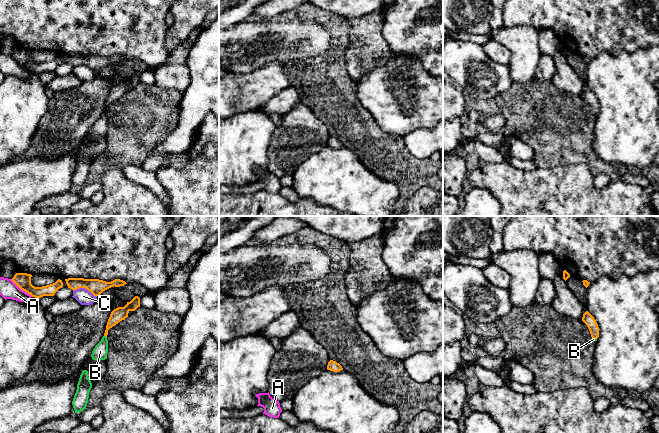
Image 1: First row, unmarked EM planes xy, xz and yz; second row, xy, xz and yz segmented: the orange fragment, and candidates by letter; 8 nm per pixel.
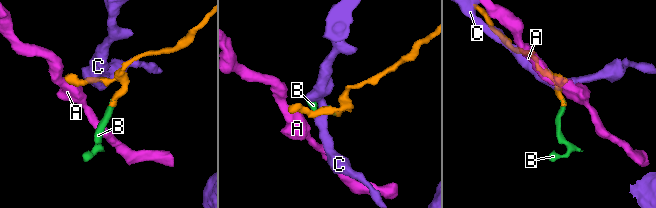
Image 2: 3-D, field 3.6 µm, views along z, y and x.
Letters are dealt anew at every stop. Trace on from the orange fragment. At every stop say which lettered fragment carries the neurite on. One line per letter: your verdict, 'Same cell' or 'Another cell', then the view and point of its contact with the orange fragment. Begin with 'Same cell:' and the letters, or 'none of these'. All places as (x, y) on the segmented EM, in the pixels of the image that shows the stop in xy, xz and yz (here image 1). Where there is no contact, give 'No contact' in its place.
Same cell: B
A: Another cell. Touches orange at xy (22, 289)
B: Same cell. Touches orange at xy (105, 335)
C: Another cell. Touches orange at xy (85, 288)

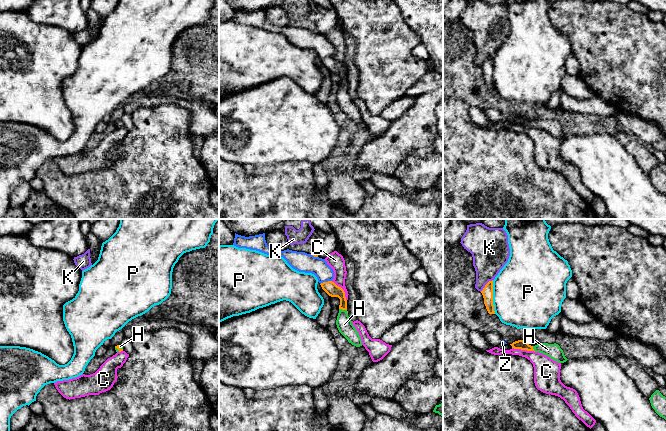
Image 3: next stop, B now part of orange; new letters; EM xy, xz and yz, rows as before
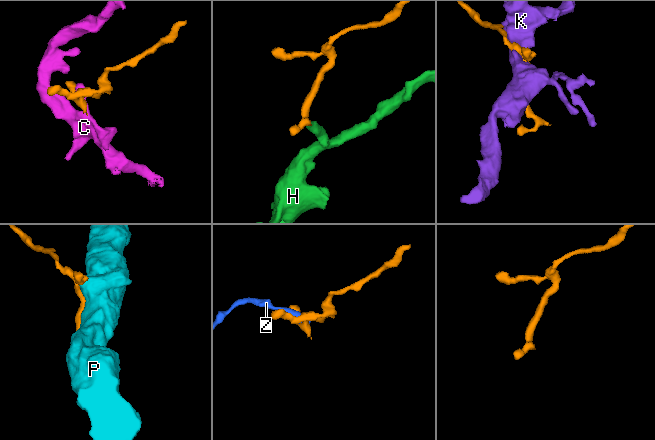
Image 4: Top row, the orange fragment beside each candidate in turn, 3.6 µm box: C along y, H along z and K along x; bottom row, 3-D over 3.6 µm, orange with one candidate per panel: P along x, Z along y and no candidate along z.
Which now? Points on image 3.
Same cell: H
C: Another cell. Touches orange at yz (523, 349)
H: Same cell. Touches orange at xz (344, 309)
K: Another cell. Touches orange at yz (485, 285)
P: Another cell. Touches orange at yz (492, 297)
Z: Another cell. Touches orange at xz (325, 282)

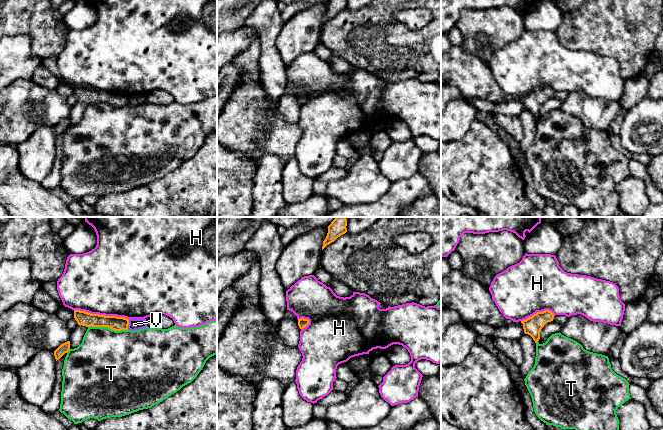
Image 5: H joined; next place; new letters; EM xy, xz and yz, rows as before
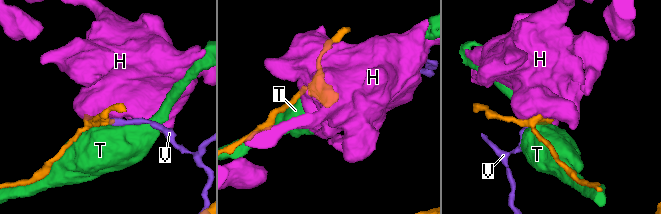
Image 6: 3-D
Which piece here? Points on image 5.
Same cell: none of these
H: Another cell. Touches orange at xy (101, 315)
T: Another cell. Touches orange at xy (108, 327)
V: Another cell. Touches orange at xy (128, 324)

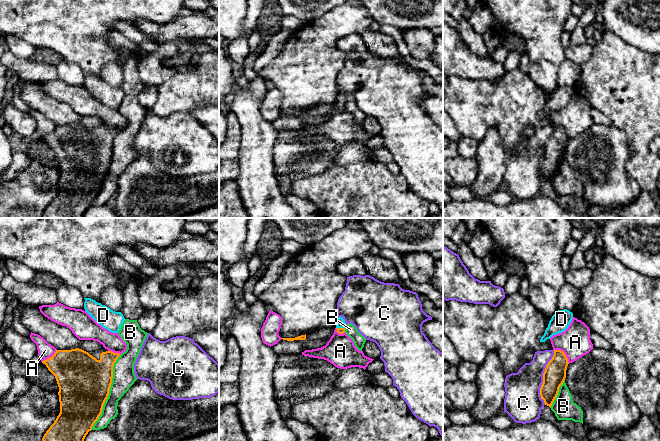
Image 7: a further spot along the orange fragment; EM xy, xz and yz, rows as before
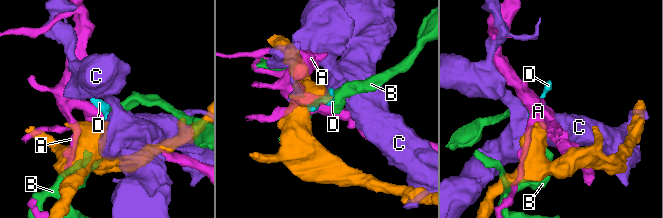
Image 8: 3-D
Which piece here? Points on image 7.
Same cell: D
A: Another cell. Touches orange at yz (564, 353)
B: Another cell. Touches orange at xy (108, 392)
C: Another cell. Touches orange at yz (543, 377)
D: Same cell. Touches orange at xz (340, 328)

